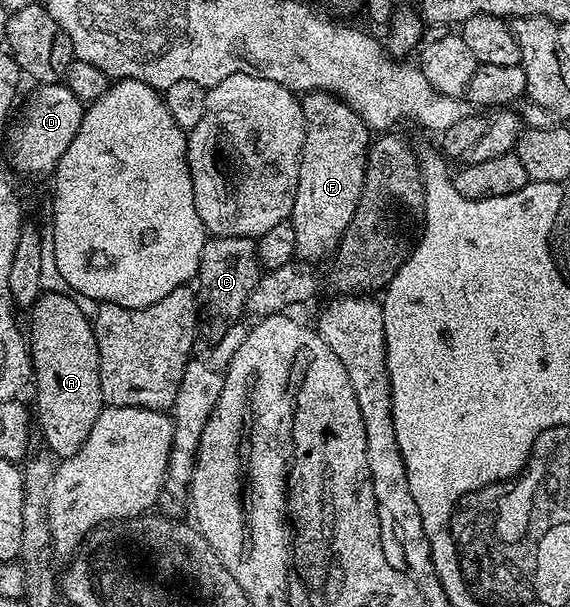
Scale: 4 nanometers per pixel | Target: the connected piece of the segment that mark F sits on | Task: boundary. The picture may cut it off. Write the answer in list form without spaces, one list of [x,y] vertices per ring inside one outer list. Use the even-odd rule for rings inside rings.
[[[305,93],[302,94],[301,104],[305,139],[299,160],[297,195],[293,199],[293,211],[289,220],[297,235],[296,258],[307,263],[316,263],[322,257],[330,258],[336,252],[343,232],[349,227],[357,211],[363,194],[363,180],[367,174],[367,150],[373,140],[373,133],[357,115],[357,111],[353,111],[353,107],[349,107],[334,93]]]

